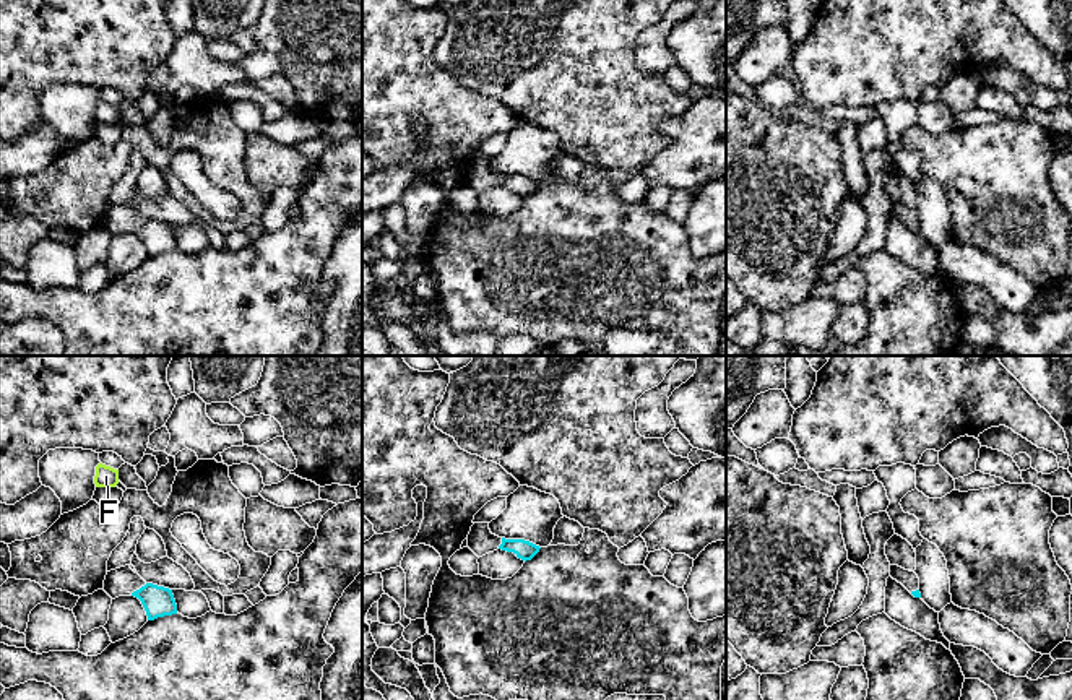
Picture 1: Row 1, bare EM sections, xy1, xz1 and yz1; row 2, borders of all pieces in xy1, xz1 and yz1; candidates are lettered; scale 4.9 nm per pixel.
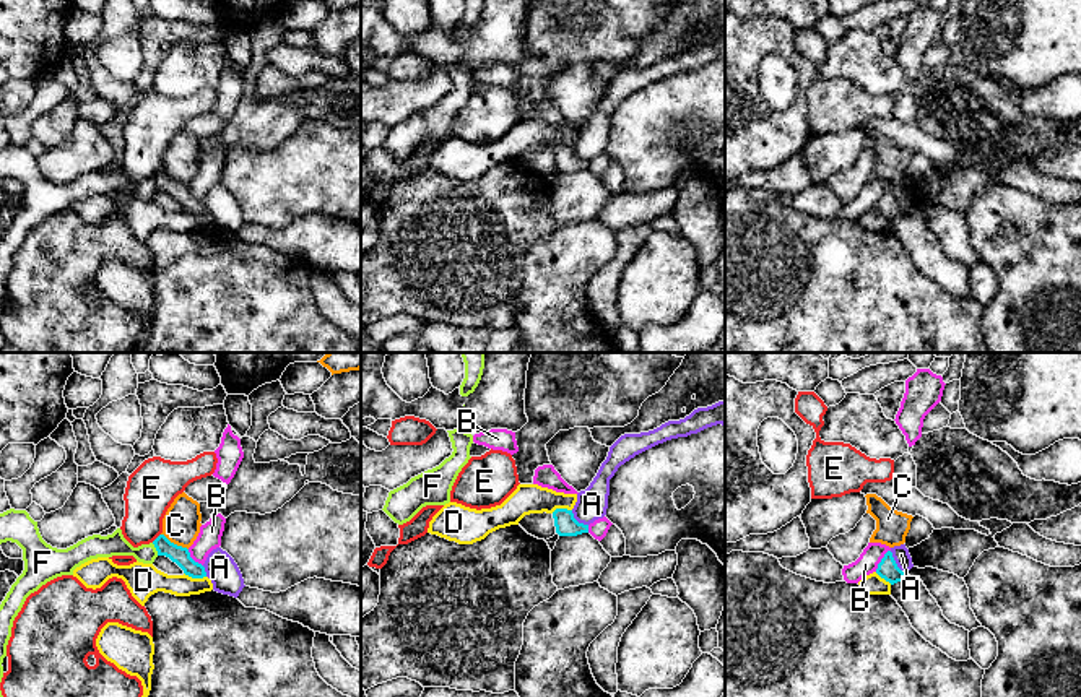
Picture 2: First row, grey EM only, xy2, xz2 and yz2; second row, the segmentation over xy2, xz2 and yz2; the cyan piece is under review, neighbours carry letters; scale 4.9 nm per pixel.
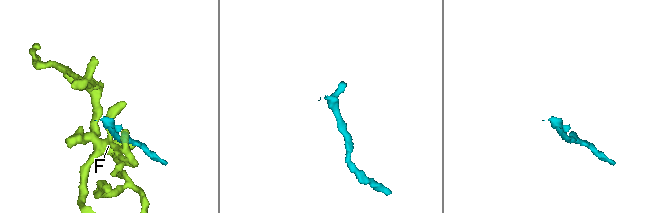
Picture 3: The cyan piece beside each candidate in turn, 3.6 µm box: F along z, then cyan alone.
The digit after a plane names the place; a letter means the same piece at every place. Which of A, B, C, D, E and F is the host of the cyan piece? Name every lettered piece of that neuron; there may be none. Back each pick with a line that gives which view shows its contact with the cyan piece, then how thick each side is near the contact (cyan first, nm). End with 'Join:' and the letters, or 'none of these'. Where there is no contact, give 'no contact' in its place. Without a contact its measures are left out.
Join: none of these

